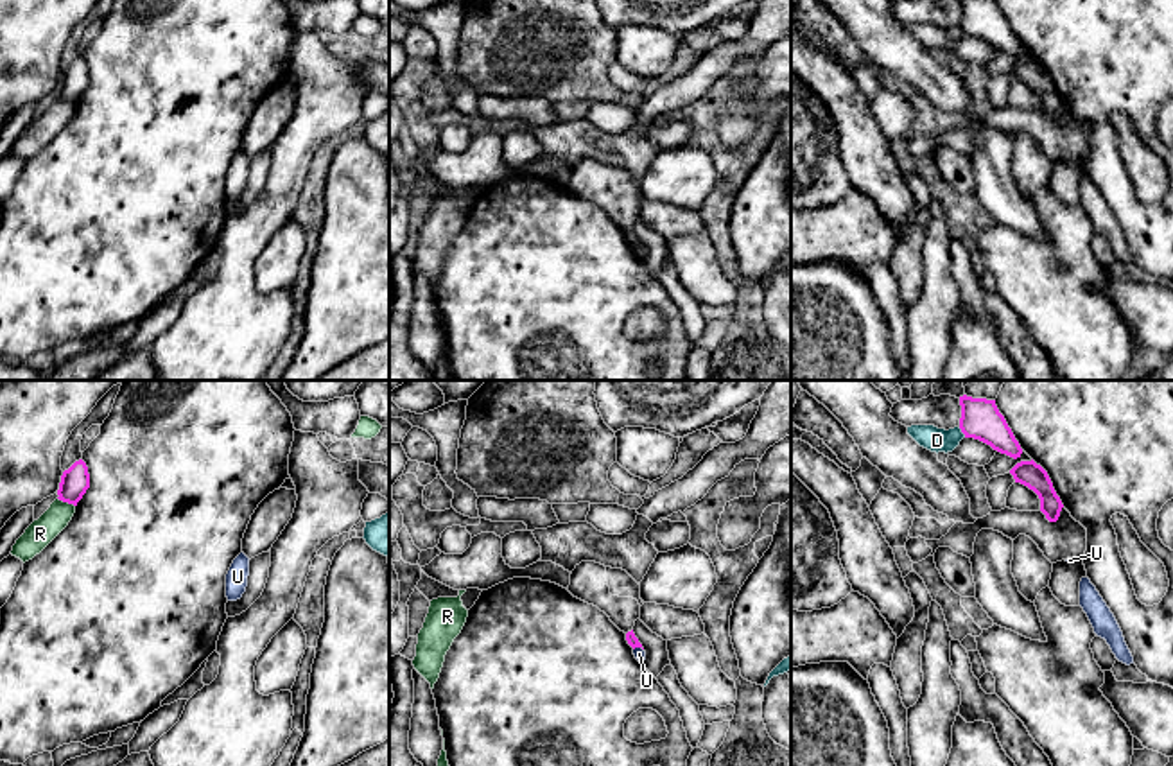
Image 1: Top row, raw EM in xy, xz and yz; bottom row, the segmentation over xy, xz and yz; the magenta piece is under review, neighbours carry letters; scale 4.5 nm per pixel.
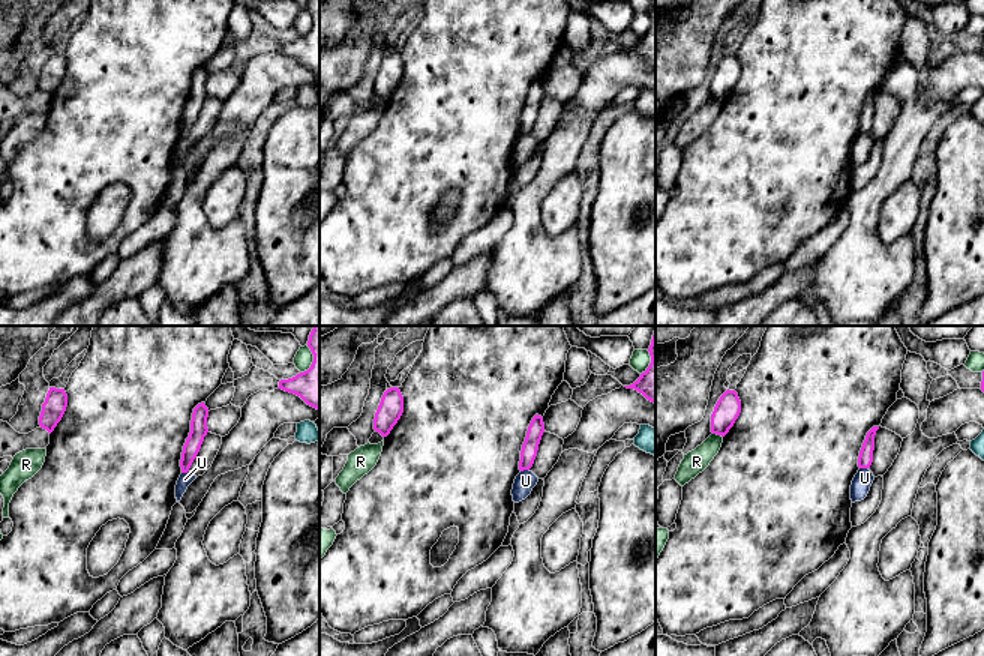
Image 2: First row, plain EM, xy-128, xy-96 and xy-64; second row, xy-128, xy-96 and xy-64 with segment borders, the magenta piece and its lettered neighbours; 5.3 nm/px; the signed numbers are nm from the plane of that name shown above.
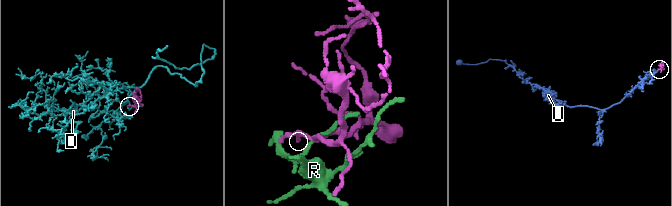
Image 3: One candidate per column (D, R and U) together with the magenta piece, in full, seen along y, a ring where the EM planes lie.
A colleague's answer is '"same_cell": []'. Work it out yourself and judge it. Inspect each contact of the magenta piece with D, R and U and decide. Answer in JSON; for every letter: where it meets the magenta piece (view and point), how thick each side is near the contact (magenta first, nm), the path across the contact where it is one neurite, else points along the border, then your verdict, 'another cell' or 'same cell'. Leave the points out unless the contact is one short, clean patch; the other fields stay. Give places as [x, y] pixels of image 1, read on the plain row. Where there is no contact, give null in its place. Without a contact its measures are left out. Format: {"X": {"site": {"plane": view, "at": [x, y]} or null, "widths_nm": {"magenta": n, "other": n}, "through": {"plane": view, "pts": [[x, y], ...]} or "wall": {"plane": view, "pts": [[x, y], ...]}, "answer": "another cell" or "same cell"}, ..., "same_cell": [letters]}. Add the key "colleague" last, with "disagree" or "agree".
{"D": {"site": {"plane": "yz", "at": [962, 29]}, "widths_nm": {"magenta": 180, "other": 110}, "answer": "another cell"}, "R": {"site": {"plane": "xy", "at": [67, 99]}, "widths_nm": {"magenta": 130, "other": 120}, "answer": "another cell"}, "U": {"site": {"plane": "xz", "at": [637, 244]}, "widths_nm": {"magenta": 50, "other": 50}, "wall": {"plane": "xz", "pts": [[642, 246], [634, 248]]}, "answer": "another cell"}, "same_cell": [], "colleague": "agree"}

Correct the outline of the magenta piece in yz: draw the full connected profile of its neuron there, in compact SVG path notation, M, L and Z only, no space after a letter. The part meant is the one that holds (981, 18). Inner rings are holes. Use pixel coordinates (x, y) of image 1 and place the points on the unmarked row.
M960 0L960 4L960 27L965 36L979 38L1013 57L1021 56L1022 47L995 0Z

